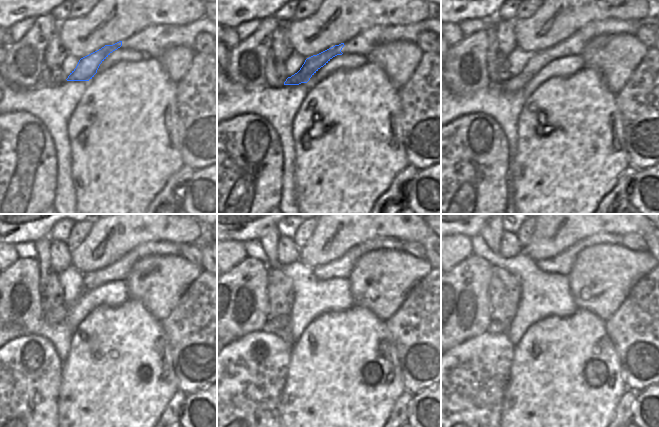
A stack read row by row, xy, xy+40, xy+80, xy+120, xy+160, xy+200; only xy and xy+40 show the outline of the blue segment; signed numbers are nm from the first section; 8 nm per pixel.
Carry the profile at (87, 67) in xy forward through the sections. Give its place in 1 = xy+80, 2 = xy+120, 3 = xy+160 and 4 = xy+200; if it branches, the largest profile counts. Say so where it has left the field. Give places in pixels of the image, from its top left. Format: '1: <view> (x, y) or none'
1: xy+80 (537, 61)
2: xy+120 (91, 281)
3: xy+160 (280, 325)
4: xy+200 (494, 327)

